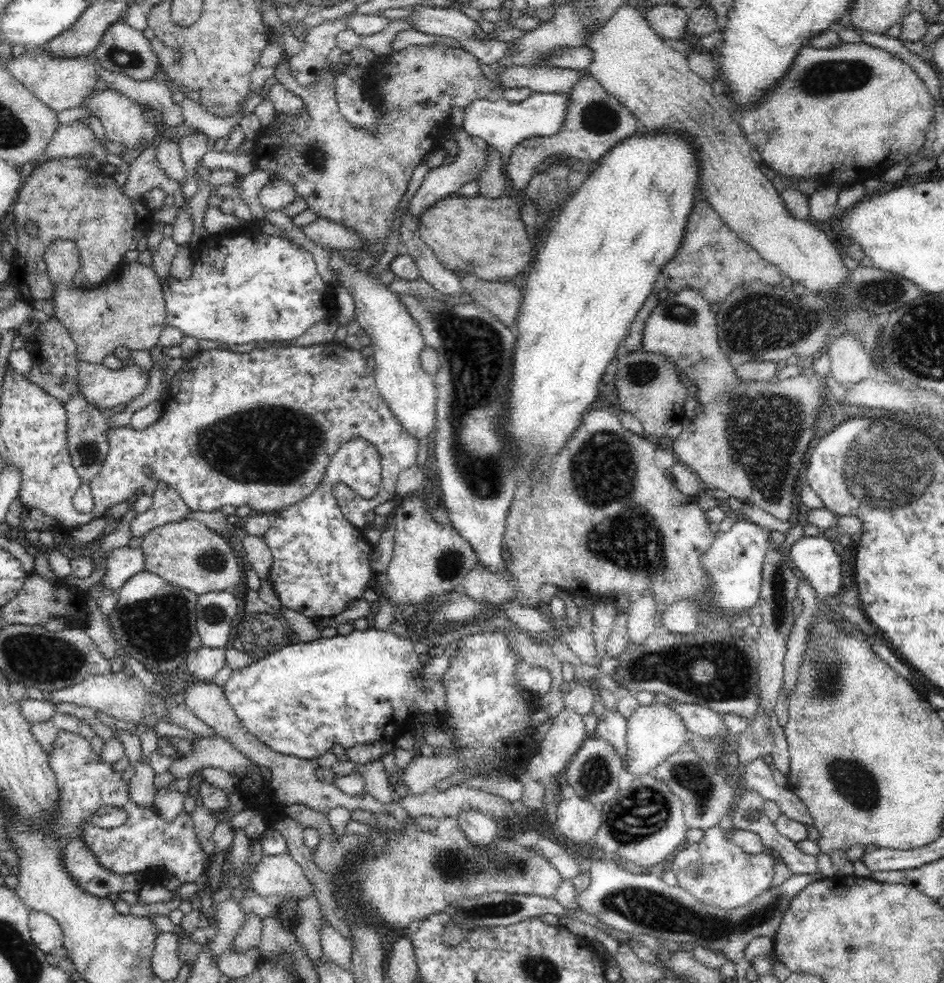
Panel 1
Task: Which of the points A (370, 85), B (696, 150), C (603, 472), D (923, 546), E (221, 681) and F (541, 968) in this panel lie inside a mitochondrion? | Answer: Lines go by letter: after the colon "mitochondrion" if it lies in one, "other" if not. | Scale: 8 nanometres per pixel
A: other
B: other
C: mitochondrion
D: other
E: other
F: mitochondrion

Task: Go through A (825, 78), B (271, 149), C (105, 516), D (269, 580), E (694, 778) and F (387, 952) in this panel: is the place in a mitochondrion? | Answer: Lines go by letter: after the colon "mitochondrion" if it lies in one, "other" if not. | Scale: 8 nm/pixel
A: mitochondrion
B: mitochondrion
C: other
D: other
E: mitochondrion
F: other

